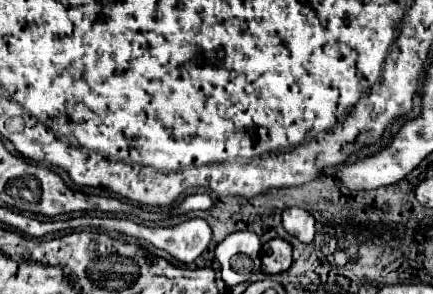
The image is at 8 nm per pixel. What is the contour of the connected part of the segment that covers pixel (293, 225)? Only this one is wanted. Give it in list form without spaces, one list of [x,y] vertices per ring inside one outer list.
[[[287,208],[283,212],[283,228],[305,244],[315,238],[315,218],[303,208]]]

